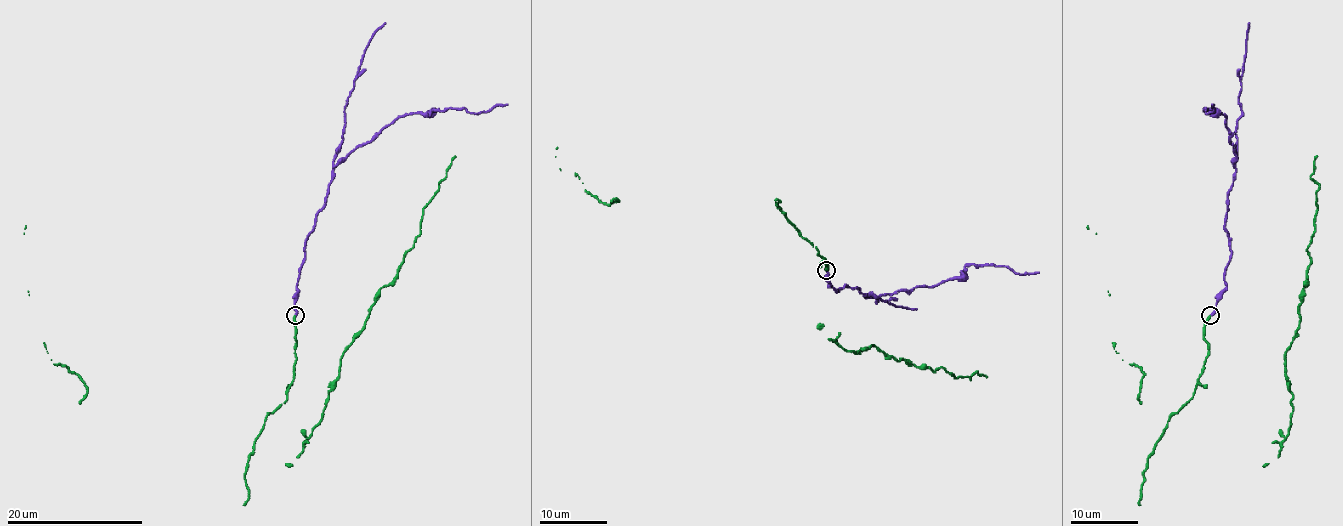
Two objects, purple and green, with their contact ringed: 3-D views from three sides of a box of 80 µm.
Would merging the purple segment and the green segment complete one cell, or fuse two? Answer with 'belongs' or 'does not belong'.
belongs

